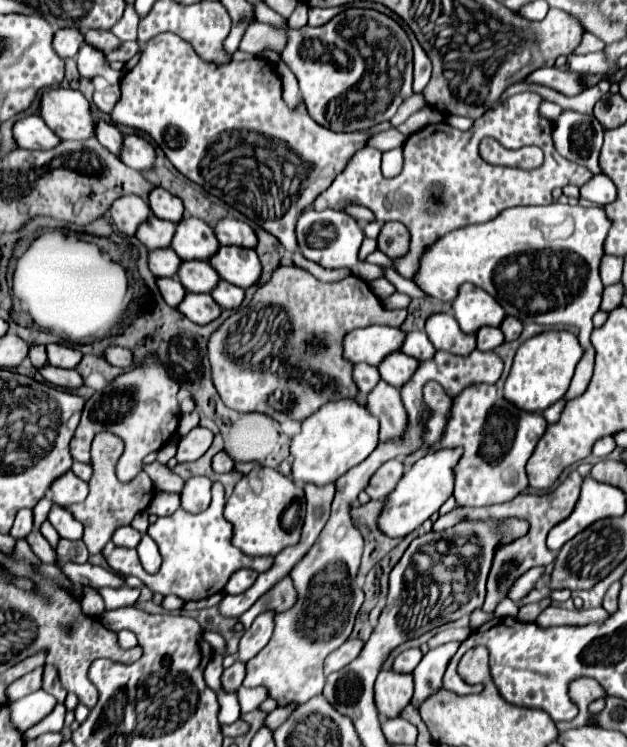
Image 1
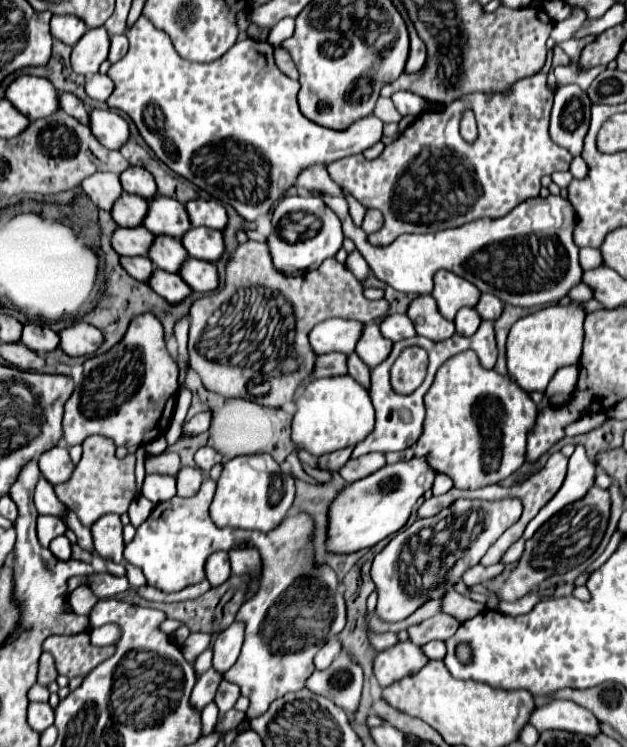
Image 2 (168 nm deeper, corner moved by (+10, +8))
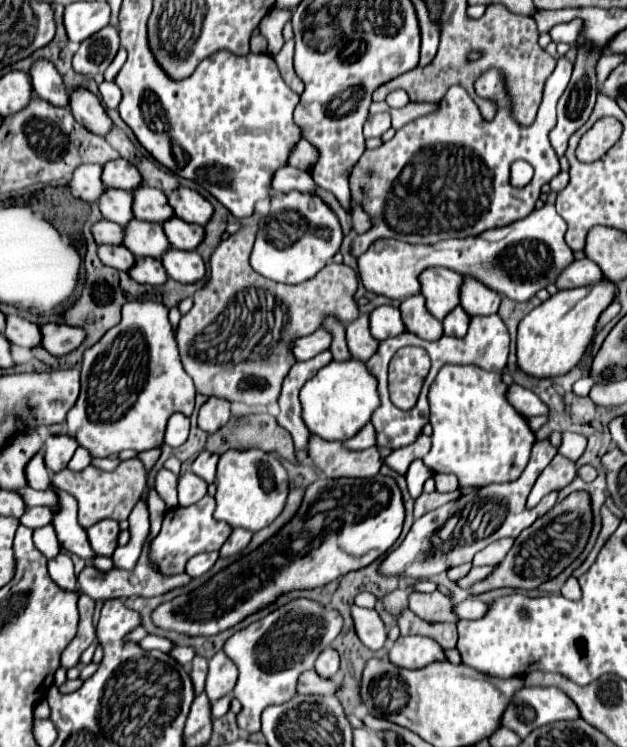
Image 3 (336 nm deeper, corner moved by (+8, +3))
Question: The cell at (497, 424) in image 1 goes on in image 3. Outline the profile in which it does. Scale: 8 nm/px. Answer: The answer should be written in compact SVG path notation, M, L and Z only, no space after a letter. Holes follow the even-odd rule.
M446 365L430 387L432 449L424 465L432 473L454 473L460 487L484 487L514 481L522 475L536 441L526 419L506 401L506 385L500 373L474 365Z

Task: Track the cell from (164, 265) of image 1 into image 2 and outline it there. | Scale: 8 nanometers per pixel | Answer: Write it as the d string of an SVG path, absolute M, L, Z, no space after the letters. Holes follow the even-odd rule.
M144 226L138 228L118 228L112 238L112 246L120 256L148 256L148 248L152 248L152 232L148 232Z

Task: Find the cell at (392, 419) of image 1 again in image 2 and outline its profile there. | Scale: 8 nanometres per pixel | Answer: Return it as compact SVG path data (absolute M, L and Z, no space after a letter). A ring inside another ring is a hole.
M356 354L348 356L348 374L356 382L360 382L360 386L364 386L366 390L368 390L368 372L370 372L370 368Z

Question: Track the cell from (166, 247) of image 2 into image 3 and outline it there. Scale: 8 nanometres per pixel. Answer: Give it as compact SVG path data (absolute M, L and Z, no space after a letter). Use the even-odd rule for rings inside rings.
M130 221L130 225L124 225L126 239L122 241L124 247L128 247L136 259L140 257L158 257L170 247L162 225L146 223L146 221Z

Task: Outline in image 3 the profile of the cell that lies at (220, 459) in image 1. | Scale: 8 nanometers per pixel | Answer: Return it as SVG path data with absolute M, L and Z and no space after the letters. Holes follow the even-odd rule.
M202 451L190 465L190 471L198 477L202 477L206 483L214 483L214 475L216 475L216 463L218 463L218 455L210 453L210 451Z

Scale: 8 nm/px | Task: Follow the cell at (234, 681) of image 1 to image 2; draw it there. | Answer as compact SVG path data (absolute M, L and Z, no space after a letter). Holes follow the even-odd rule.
M214 668L206 670L202 676L198 676L198 682L196 682L196 686L194 686L194 690L192 690L192 696L190 696L190 704L192 704L194 708L202 710L208 702L214 700L220 682L222 682L220 672L216 672Z

